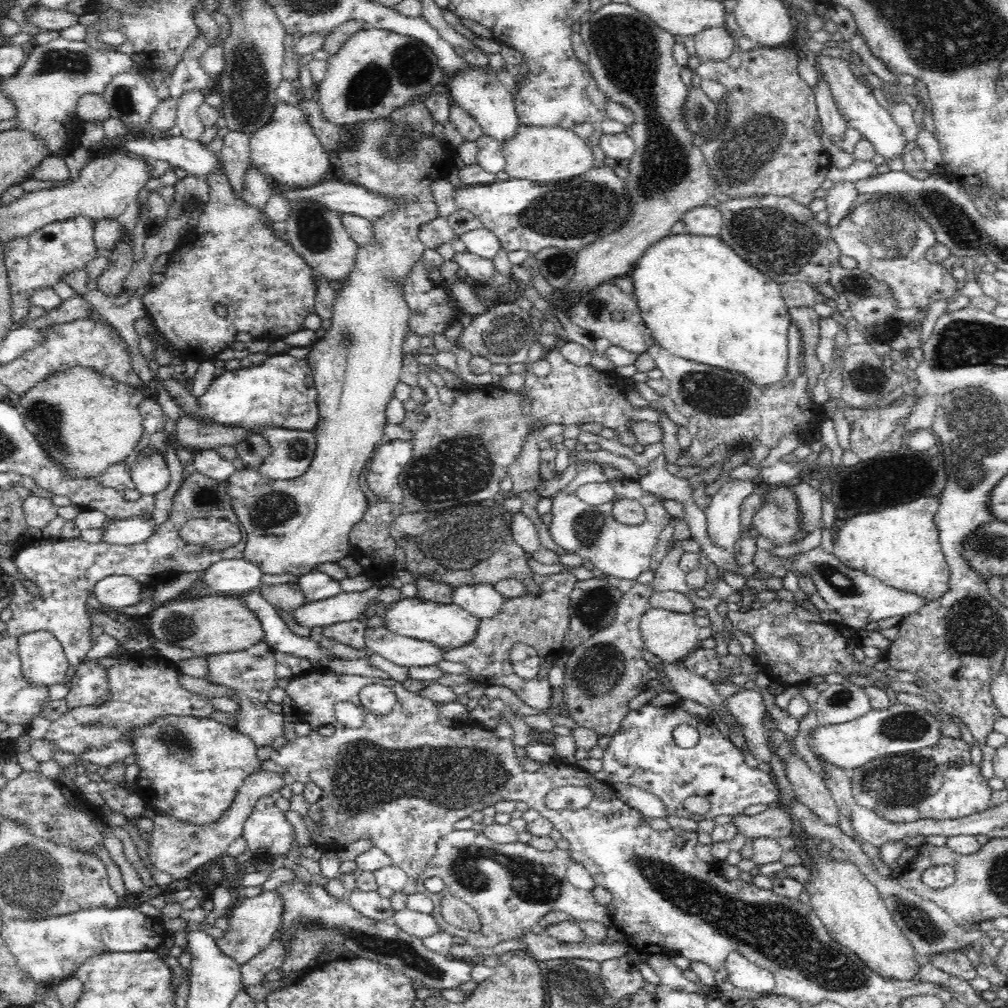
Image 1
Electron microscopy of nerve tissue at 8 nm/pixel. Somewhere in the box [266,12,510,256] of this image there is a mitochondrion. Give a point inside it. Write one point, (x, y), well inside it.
(410, 66)

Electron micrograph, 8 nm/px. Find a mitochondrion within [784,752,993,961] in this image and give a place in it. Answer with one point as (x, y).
(918, 921)

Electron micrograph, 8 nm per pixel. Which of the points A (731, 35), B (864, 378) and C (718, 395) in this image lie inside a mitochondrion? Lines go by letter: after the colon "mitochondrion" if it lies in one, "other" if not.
A: other
B: mitochondrion
C: mitochondrion

